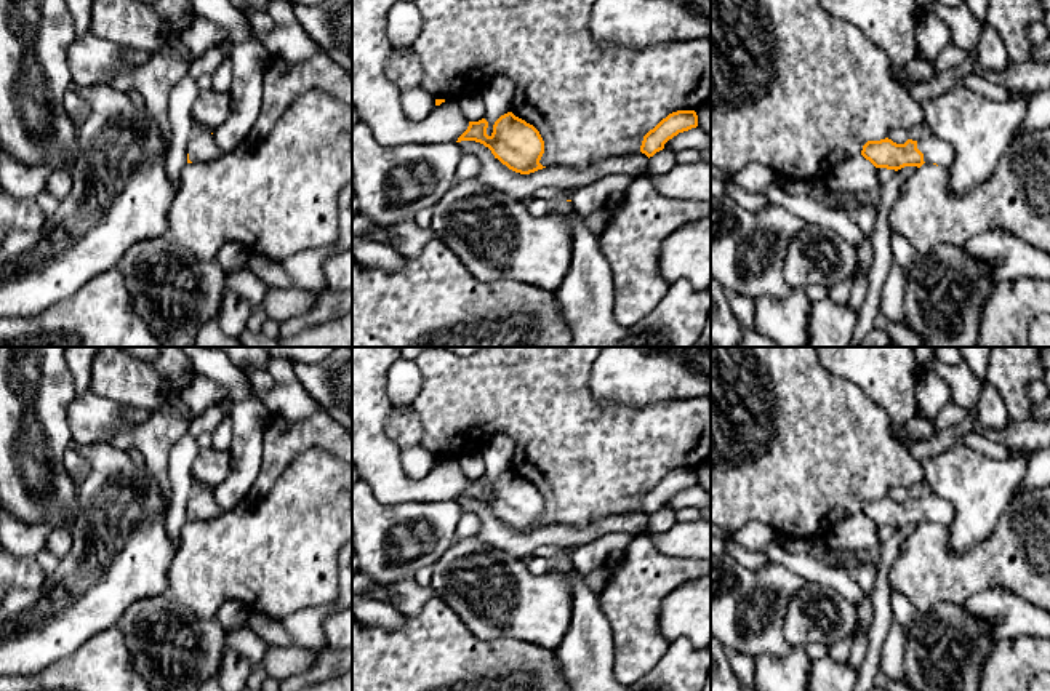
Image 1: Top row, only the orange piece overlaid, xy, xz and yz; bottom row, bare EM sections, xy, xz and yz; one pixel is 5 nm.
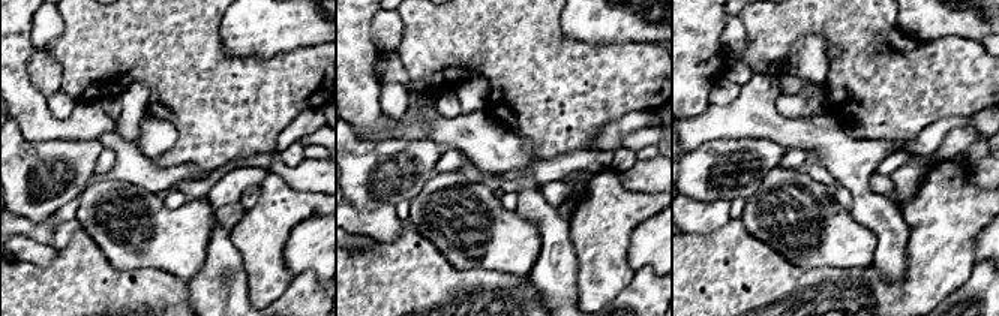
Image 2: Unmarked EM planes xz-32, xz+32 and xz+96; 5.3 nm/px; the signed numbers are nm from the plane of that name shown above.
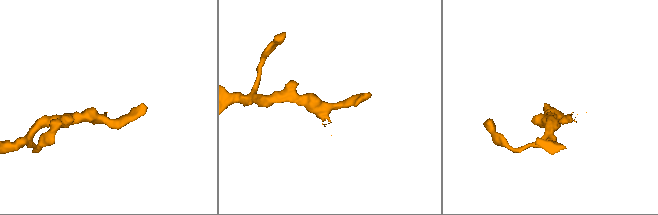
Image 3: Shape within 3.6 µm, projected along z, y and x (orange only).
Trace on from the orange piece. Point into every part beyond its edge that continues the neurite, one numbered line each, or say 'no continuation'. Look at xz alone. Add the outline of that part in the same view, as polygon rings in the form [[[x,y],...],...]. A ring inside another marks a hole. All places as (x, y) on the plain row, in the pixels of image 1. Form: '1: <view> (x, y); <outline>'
1: xz (585, 655); [[[549,560],[549,571],[563,574],[571,582],[571,624],[555,649],[563,678],[571,691],[703,691],[711,672],[711,648],[696,649],[690,640],[672,641],[664,656],[637,681],[623,685],[615,677],[610,622],[600,609],[600,595],[573,568],[571,560]]]

